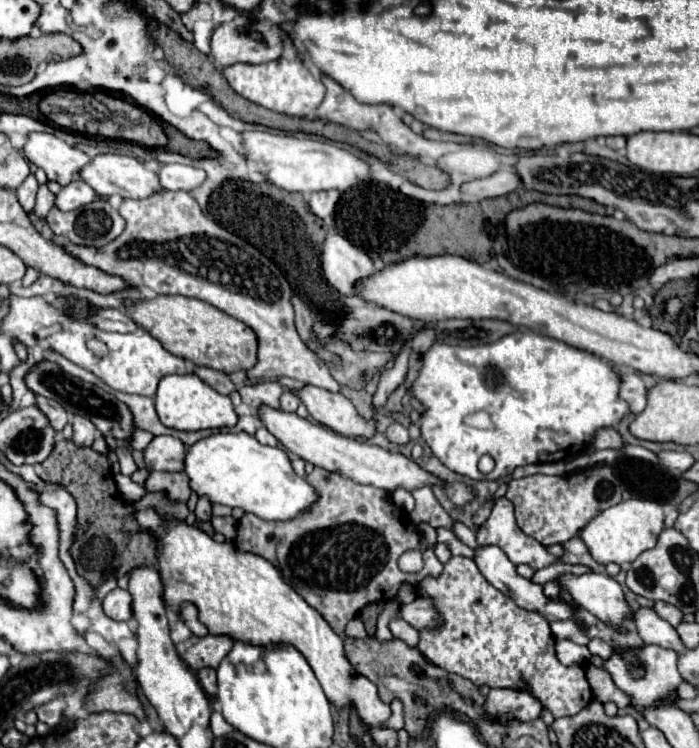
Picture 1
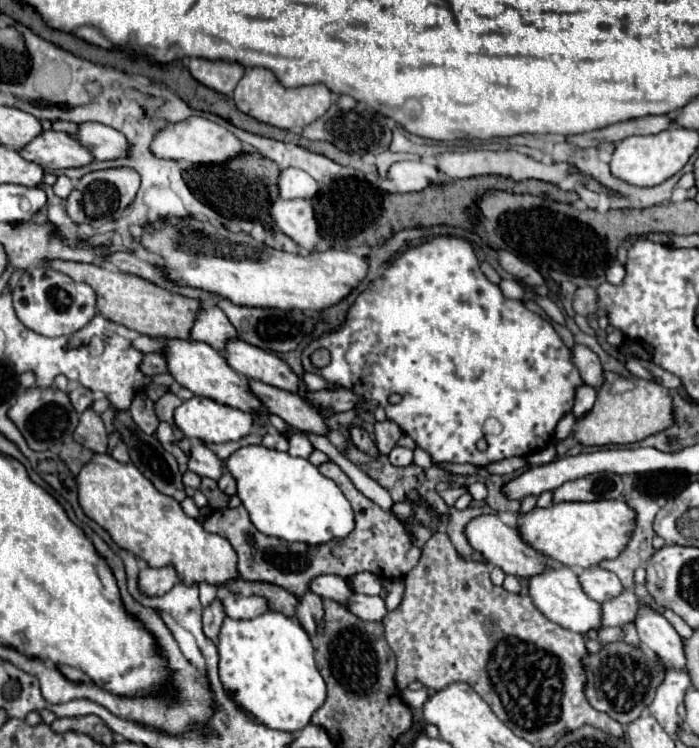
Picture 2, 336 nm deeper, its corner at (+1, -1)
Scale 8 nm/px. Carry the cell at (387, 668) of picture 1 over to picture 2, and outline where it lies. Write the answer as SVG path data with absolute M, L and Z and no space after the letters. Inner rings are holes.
M243 579L229 583L225 587L233 593L241 593L241 595L261 595L267 599L269 611L283 613L289 619L297 617L297 607L299 607L297 597L281 587L273 587L271 583L245 583Z

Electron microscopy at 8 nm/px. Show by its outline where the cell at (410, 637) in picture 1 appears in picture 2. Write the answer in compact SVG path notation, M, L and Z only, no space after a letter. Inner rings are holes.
M321 575L313 579L311 591L317 593L321 599L331 599L345 607L349 607L349 597L353 595L353 589L349 587L349 583L337 575Z

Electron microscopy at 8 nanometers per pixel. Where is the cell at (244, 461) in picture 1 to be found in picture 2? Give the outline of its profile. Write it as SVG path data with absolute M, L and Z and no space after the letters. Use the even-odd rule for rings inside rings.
M265 445L237 449L225 461L225 469L237 481L237 497L249 511L251 523L263 535L279 537L289 543L325 543L353 531L353 511L341 489L319 473L307 459L291 457Z

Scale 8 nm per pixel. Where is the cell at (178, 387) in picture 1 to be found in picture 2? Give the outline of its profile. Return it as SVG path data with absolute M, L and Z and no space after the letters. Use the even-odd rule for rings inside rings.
M191 397L187 401L183 401L177 409L175 409L175 425L183 431L185 437L189 439L201 439L205 443L225 443L225 441L237 441L241 437L245 437L249 433L249 427L253 425L253 415L243 413L239 409L227 407L227 405L219 405L213 399L207 397Z

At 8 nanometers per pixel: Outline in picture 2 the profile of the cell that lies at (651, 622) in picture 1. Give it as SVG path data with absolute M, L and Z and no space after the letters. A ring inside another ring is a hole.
M599 565L583 569L579 575L579 581L581 581L583 591L599 603L605 603L605 601L621 595L621 591L625 591L621 581L617 579L617 575L601 569Z

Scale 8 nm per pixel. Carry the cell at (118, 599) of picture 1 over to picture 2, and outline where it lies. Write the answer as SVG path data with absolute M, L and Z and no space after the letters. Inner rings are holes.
M143 567L139 571L139 591L147 597L159 597L165 595L175 583L177 583L177 573L173 567L163 567L163 569L151 569Z

